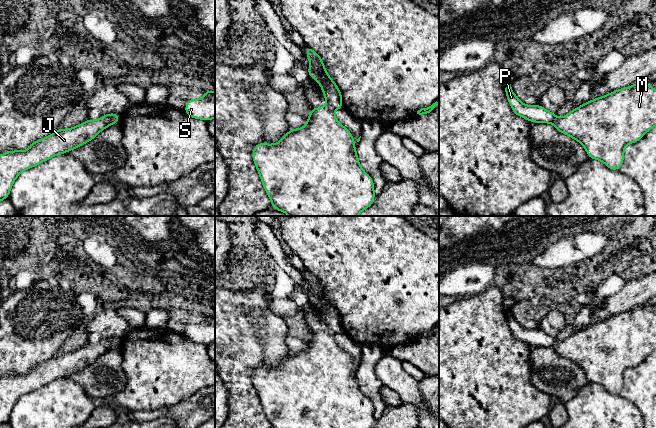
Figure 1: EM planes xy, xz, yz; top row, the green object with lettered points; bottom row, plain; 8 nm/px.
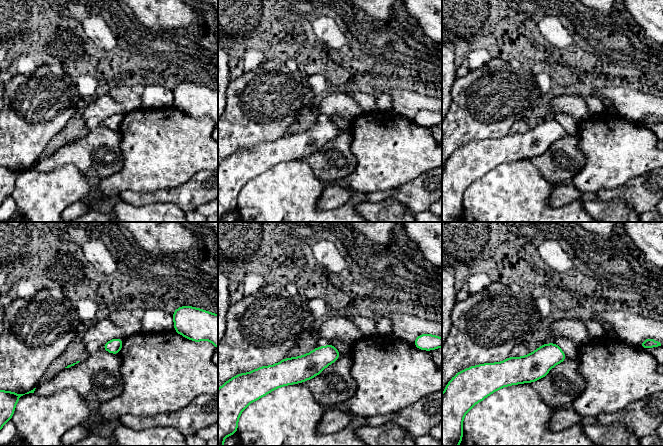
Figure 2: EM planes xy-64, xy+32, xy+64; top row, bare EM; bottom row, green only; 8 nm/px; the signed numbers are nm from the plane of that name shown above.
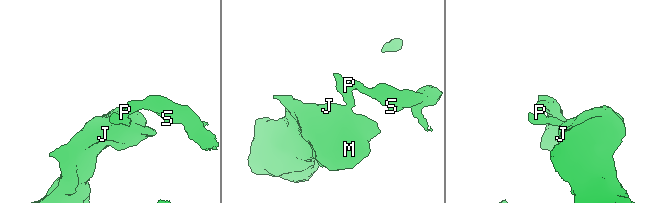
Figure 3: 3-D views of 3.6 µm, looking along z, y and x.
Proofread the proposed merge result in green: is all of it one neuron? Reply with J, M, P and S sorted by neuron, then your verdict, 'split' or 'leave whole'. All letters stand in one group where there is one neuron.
groups J M / P S; split

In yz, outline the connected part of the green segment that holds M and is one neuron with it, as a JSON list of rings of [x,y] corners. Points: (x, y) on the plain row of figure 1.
[[[642,306],[636,307],[590,324],[562,342],[555,341],[552,348],[559,356],[580,366],[590,383],[601,384],[609,393],[620,394],[625,371],[639,365],[651,352],[656,350],[656,313]]]

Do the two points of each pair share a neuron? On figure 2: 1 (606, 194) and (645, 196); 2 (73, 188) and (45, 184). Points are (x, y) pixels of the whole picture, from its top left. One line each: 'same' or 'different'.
1: same
2: same

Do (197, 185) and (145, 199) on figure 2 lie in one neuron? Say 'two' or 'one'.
one

